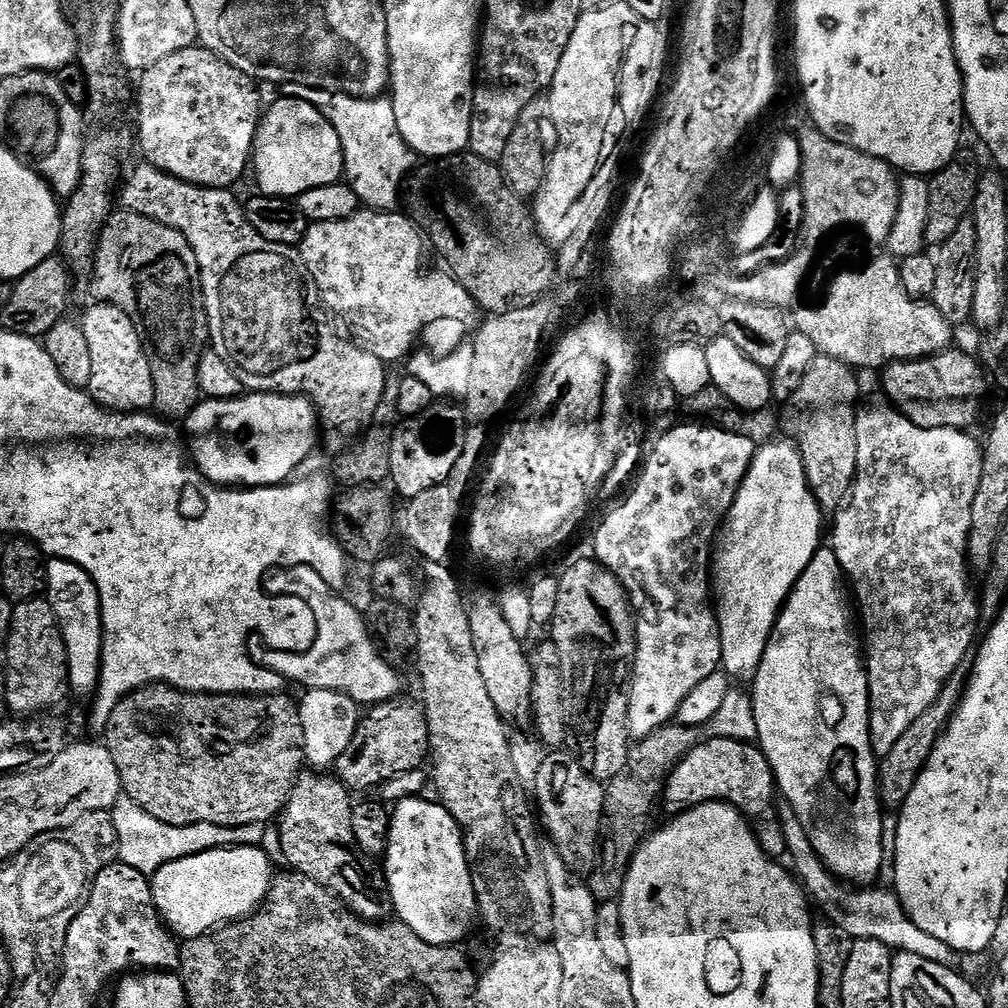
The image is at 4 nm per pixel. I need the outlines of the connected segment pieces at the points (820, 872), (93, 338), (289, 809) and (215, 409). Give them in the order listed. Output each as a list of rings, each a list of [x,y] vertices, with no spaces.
[[[787,802],[777,803],[778,818],[782,822],[782,831],[786,834],[787,859],[792,859],[790,863],[791,871],[800,882],[800,887],[804,889],[809,901],[816,904],[824,911],[823,919],[833,926],[838,927],[845,937],[852,940],[862,938],[874,938],[874,942],[882,942],[887,948],[896,952],[909,952],[918,954],[918,958],[926,958],[930,962],[938,962],[947,968],[953,967],[958,960],[958,954],[946,942],[938,942],[934,934],[926,934],[926,930],[914,926],[914,922],[906,914],[902,902],[896,897],[895,891],[888,892],[881,886],[853,886],[845,881],[839,880],[836,875],[829,870],[818,858],[818,850],[814,850],[814,845],[810,843],[810,838],[806,838],[806,829],[802,822],[798,822],[798,814],[794,814],[792,807]]]
[[[94,303],[82,319],[90,346],[91,373],[87,391],[96,403],[110,412],[146,412],[156,403],[156,385],[143,340],[134,322],[118,306]]]
[[[308,770],[301,775],[300,779],[297,780],[296,784],[292,787],[292,793],[288,799],[288,805],[285,806],[284,811],[280,813],[278,817],[278,825],[280,824],[280,852],[284,855],[284,860],[288,863],[287,867],[291,871],[302,874],[306,878],[310,878],[314,882],[318,882],[323,886],[323,888],[328,889],[329,892],[334,893],[334,895],[344,901],[347,904],[348,909],[359,916],[362,920],[367,920],[369,922],[384,922],[387,921],[387,916],[393,915],[393,907],[391,900],[391,891],[388,889],[388,880],[385,876],[385,869],[381,867],[379,863],[373,857],[367,856],[364,851],[358,846],[358,838],[354,838],[354,822],[352,821],[352,805],[354,803],[354,796],[350,789],[332,774],[321,774],[316,770]]]
[[[249,391],[233,400],[204,398],[188,413],[186,423],[190,459],[217,486],[275,488],[291,481],[298,464],[317,451],[318,413],[307,396]]]

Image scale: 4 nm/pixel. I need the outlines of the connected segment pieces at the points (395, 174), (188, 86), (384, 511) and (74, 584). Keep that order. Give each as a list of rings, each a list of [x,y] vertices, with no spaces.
[[[286,84],[283,95],[290,100],[310,102],[334,126],[342,142],[344,176],[347,187],[354,190],[361,205],[368,210],[392,210],[402,200],[402,189],[418,164],[418,157],[409,148],[398,130],[394,106],[388,98],[347,96],[341,92],[327,92],[321,88]]]
[[[193,46],[186,50],[178,50],[178,54],[170,54],[170,58],[162,58],[162,62],[154,62],[154,66],[145,68],[140,80],[140,113],[136,116],[136,128],[140,131],[140,148],[144,151],[143,159],[152,164],[158,170],[178,178],[182,182],[190,182],[194,186],[203,188],[227,188],[231,189],[247,173],[252,159],[252,143],[256,137],[256,128],[260,125],[262,104],[260,108],[260,92],[257,81],[251,76],[245,76],[230,62],[226,62],[216,52],[211,52],[199,46]]]
[[[384,486],[352,488],[340,493],[330,516],[331,531],[355,563],[357,560],[360,564],[375,565],[385,559],[387,552],[384,551],[392,540],[392,531],[395,530],[396,524],[398,528],[396,504],[392,501],[393,493]]]
[[[49,559],[46,599],[52,605],[62,638],[68,647],[68,684],[76,692],[95,693],[100,683],[100,647],[104,641],[104,627],[100,613],[100,591],[96,584],[74,562]]]

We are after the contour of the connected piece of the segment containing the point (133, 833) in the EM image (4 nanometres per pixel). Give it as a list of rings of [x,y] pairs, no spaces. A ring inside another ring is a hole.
[[[122,798],[111,809],[112,824],[118,834],[117,855],[119,861],[134,867],[147,877],[152,877],[157,870],[170,862],[180,861],[199,852],[208,852],[212,848],[231,848],[234,840],[226,834],[225,828],[217,824],[195,824],[194,826],[170,826],[159,822],[154,814],[146,814],[142,806],[134,801]]]

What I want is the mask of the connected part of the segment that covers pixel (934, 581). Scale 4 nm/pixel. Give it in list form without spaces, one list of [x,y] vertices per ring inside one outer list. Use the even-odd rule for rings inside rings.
[[[891,403],[872,404],[869,408],[861,407],[856,413],[856,433],[858,434],[858,466],[856,467],[856,481],[852,483],[851,493],[846,503],[835,513],[836,525],[832,528],[832,540],[830,546],[836,552],[836,557],[840,563],[840,569],[844,572],[847,583],[850,585],[851,591],[854,593],[855,603],[858,605],[858,616],[864,619],[864,636],[862,632],[862,644],[866,649],[866,667],[868,669],[868,697],[870,698],[870,742],[872,748],[876,752],[877,757],[882,758],[886,754],[890,754],[890,750],[894,750],[894,745],[898,742],[898,738],[902,738],[902,734],[906,734],[906,729],[916,721],[921,714],[926,714],[926,710],[930,710],[930,706],[934,706],[934,698],[938,698],[938,694],[942,694],[942,690],[946,686],[946,682],[950,678],[950,674],[954,674],[954,670],[958,670],[960,664],[965,663],[969,658],[968,651],[977,643],[976,640],[976,624],[981,623],[980,619],[980,602],[978,599],[977,589],[972,589],[972,580],[968,577],[970,573],[970,565],[968,562],[968,539],[970,538],[970,526],[972,525],[972,515],[974,514],[974,498],[978,495],[978,484],[982,482],[982,462],[984,461],[984,449],[981,441],[975,440],[968,430],[958,428],[923,428],[914,422],[910,422],[910,418],[906,418],[901,414],[900,409]]]

